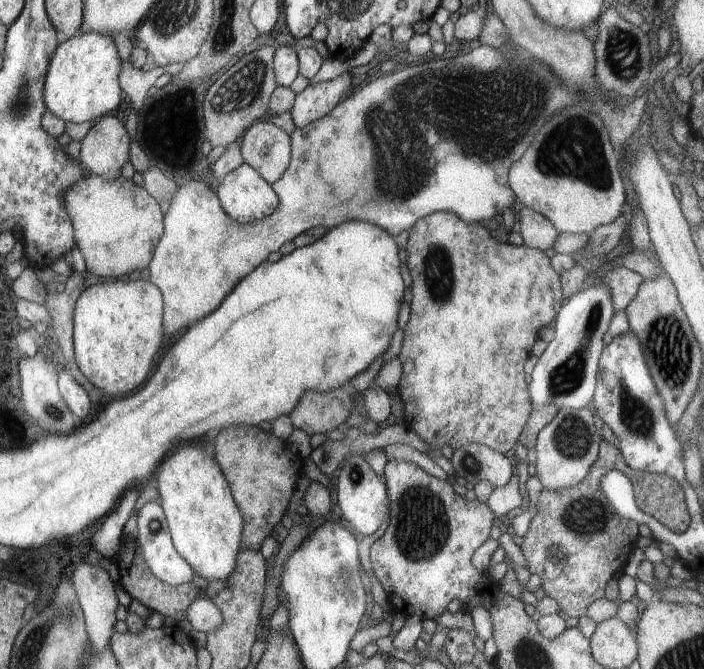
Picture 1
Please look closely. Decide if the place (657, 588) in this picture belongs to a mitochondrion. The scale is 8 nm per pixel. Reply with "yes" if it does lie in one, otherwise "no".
no

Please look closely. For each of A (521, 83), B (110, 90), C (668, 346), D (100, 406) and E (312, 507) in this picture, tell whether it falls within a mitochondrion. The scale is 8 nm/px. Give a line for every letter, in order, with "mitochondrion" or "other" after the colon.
A: mitochondrion
B: other
C: mitochondrion
D: other
E: other

